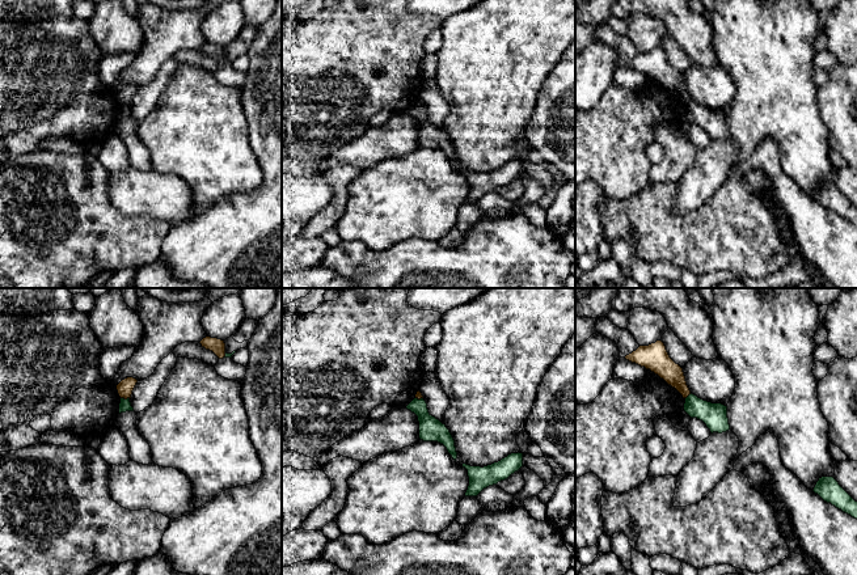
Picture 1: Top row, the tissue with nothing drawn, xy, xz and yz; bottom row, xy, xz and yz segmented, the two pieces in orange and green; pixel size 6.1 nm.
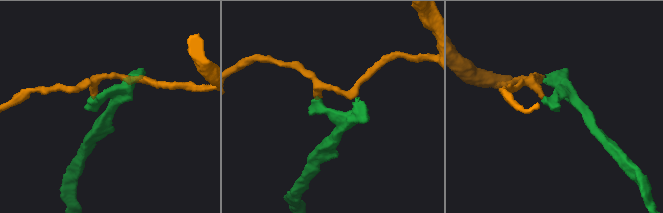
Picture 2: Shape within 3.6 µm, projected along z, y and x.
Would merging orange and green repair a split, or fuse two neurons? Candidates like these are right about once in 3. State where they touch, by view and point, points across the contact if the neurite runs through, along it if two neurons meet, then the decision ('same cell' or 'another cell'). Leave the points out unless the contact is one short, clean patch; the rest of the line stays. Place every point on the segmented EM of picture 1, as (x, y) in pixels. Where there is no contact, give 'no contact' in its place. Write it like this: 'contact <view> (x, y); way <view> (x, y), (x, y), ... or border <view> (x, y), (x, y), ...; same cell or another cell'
contact xy (125, 398); border xy (121, 397), (129, 398); another cell

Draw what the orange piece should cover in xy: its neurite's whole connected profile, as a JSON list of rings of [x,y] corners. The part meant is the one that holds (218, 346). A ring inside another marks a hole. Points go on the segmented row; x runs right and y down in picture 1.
[[[206,337],[200,342],[202,347],[212,351],[219,359],[225,356],[225,343],[221,339]]]

